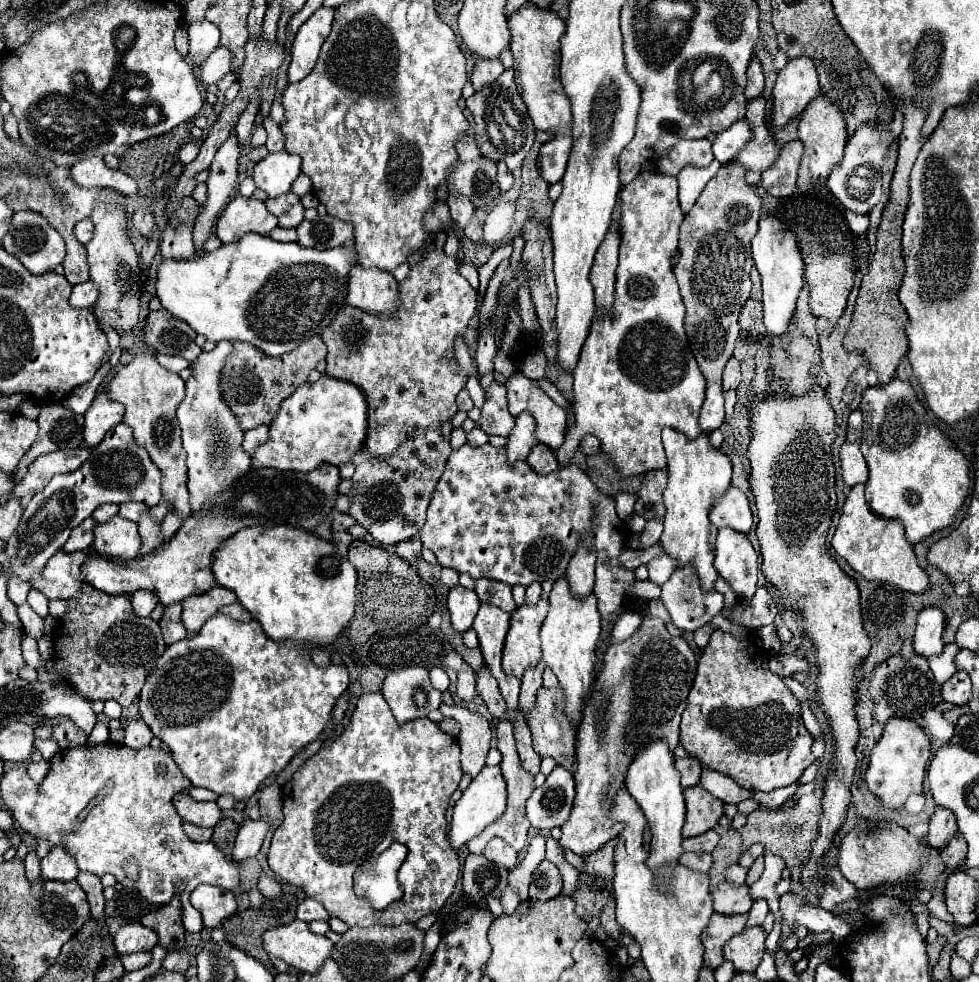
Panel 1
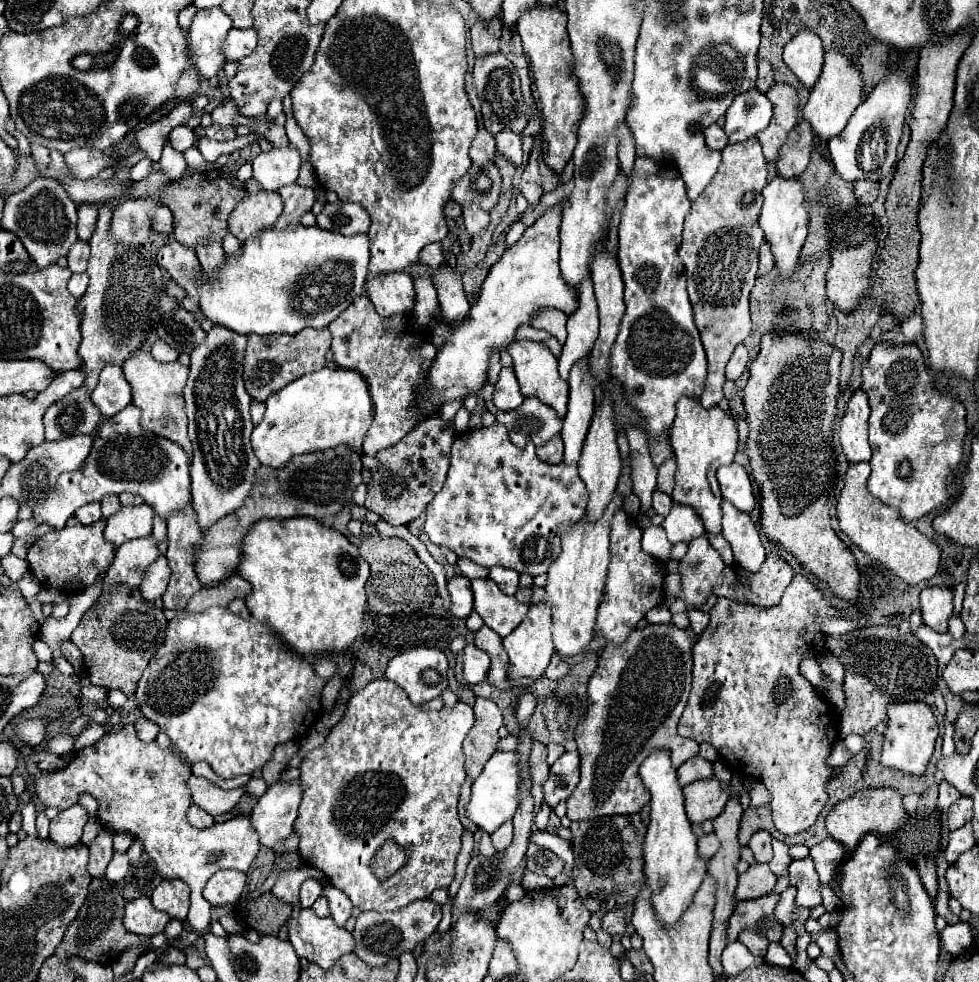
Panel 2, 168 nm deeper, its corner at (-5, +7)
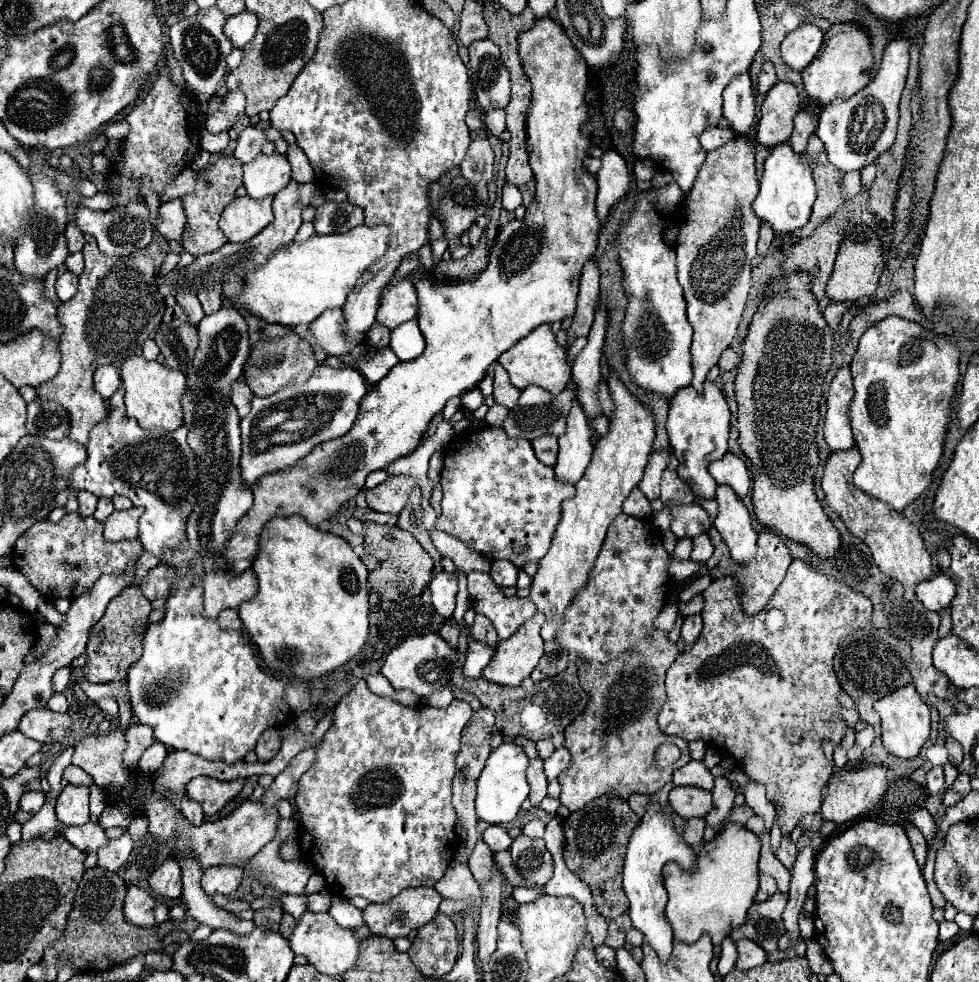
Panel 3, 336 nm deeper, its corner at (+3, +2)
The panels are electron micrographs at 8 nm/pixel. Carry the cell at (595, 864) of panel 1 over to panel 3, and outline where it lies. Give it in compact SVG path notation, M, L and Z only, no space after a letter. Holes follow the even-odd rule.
M601 796L599 800L587 804L587 808L573 812L569 818L563 820L565 864L589 886L597 912L607 920L617 918L629 910L629 900L627 896L623 896L621 872L625 850L637 824L639 816L633 814L625 800L615 800L615 796Z

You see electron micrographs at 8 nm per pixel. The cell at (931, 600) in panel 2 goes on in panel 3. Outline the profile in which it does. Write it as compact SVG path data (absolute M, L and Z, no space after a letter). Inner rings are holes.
M939 574L931 580L923 580L915 588L917 600L931 612L941 612L943 608L949 606L949 602L955 596L955 584L945 576Z

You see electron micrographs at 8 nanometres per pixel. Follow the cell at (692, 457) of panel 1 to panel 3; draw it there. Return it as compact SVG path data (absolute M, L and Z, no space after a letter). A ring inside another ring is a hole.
M713 382L705 384L703 394L697 394L693 386L681 388L669 404L667 434L671 452L679 460L679 476L691 484L691 490L699 500L715 498L717 484L715 480L711 480L707 468L713 460L721 460L723 454L727 452L729 420L731 412L725 402L725 396Z

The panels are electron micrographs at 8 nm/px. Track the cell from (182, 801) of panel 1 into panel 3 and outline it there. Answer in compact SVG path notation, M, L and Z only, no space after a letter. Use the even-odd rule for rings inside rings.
M199 776L193 778L187 784L187 796L195 802L201 804L203 812L207 816L217 814L229 800L233 800L241 788L243 788L245 780L233 780L231 784L223 784L219 780L211 780L207 776Z

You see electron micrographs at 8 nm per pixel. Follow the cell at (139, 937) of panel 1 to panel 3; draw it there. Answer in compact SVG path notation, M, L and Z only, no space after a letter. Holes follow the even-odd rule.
M129 886L123 906L123 914L129 924L139 928L153 928L167 920L167 912L167 902L153 898L145 888Z

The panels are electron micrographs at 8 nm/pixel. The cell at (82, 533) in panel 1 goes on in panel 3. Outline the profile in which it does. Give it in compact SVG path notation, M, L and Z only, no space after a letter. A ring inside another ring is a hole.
M79 492L79 516L93 516L95 506L97 506L97 498L91 496L89 492Z

